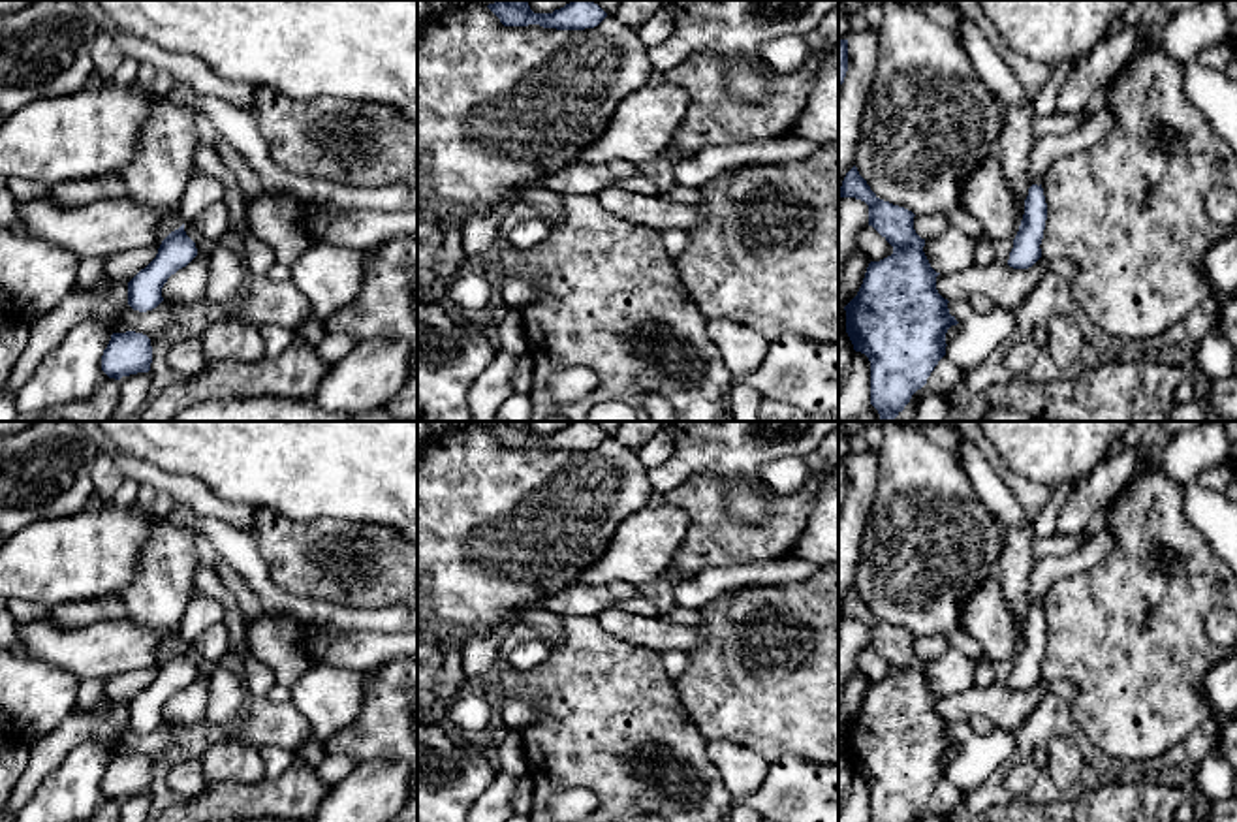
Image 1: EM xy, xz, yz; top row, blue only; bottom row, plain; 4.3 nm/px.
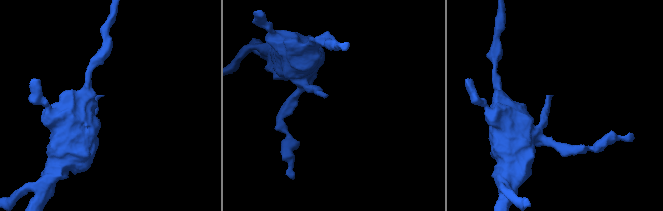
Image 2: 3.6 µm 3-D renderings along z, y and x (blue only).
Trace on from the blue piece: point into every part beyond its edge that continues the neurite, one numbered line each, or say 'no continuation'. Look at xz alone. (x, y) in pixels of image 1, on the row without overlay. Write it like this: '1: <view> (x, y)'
no continuation

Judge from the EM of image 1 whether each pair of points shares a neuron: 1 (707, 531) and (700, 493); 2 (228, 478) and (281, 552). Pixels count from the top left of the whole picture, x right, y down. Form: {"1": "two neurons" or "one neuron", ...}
{"1": "one neuron", "2": "two neurons"}

